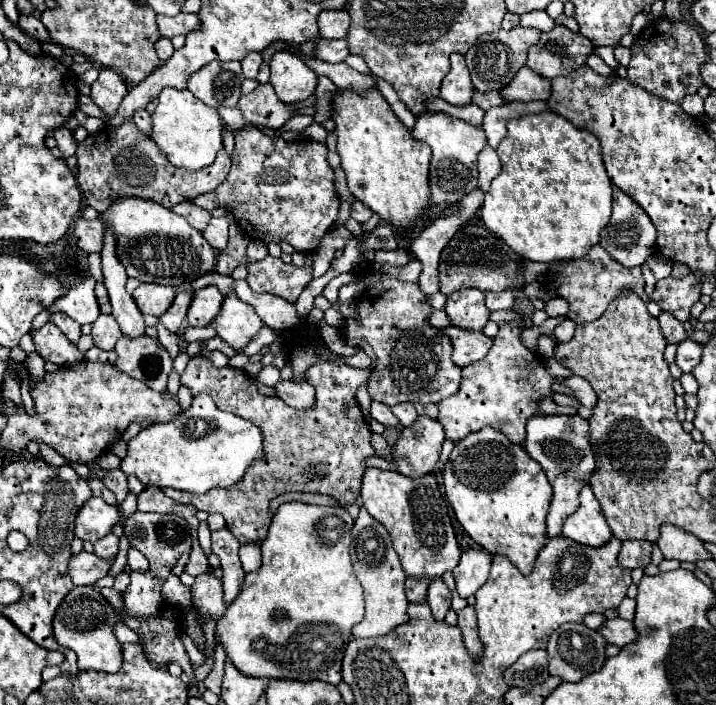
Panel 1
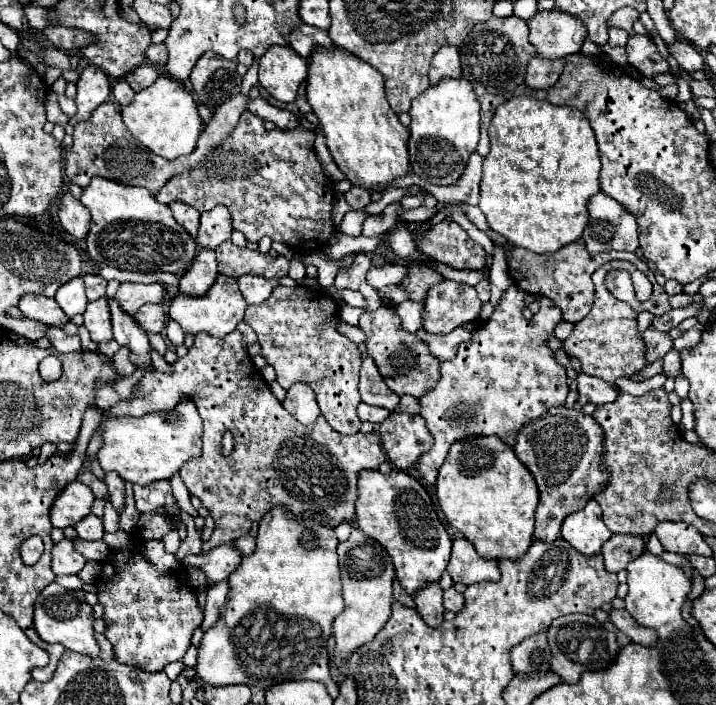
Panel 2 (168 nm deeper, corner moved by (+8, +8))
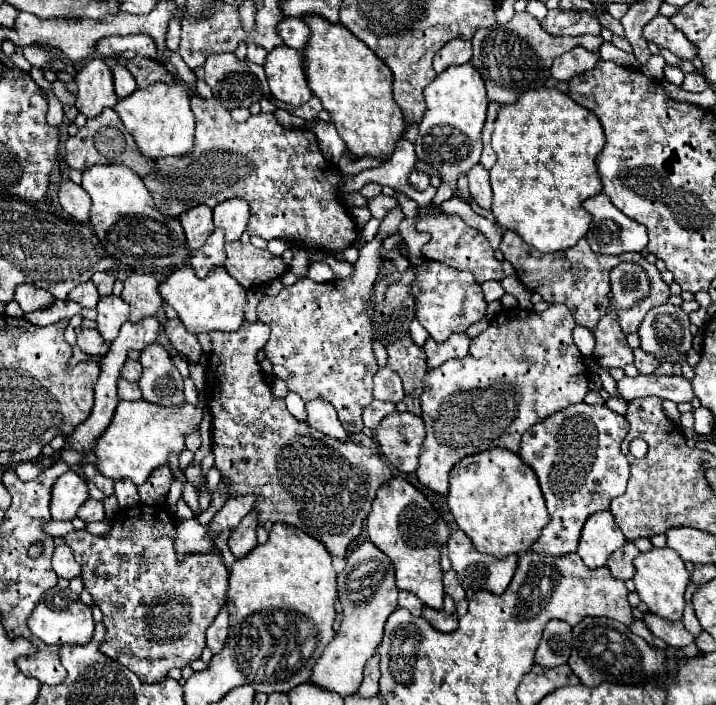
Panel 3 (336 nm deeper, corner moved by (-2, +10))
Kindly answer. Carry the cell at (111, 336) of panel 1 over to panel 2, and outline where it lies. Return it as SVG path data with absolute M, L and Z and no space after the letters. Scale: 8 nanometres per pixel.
M106 297L88 303L88 309L84 313L84 327L90 331L90 339L96 343L112 339L112 323Z

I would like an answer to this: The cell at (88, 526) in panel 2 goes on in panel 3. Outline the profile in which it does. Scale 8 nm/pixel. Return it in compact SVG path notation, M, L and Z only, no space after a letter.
M88 499L88 501L78 509L78 517L80 517L84 523L102 521L102 519L104 519L104 507L102 507L102 501Z

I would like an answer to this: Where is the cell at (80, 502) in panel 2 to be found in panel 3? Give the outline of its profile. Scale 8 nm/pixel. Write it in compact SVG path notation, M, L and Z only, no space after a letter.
M66 471L52 489L52 501L50 501L50 515L56 521L70 521L78 507L88 499L88 487L82 477L76 475L76 471Z

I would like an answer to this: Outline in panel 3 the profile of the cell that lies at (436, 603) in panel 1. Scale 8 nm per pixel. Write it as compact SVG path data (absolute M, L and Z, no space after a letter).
M446 595L444 597L444 609L442 611L434 611L430 607L422 609L422 617L438 631L442 633L452 633L454 629L458 629L458 615L456 615L456 605L454 601Z

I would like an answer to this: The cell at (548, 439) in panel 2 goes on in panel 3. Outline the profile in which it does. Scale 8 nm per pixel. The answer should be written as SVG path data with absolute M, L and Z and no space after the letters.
M576 403L524 433L518 455L536 473L552 517L532 545L534 553L562 557L576 551L586 519L596 511L610 509L610 501L626 491L630 465L620 451L620 443L628 427L626 417L614 413L606 405Z

